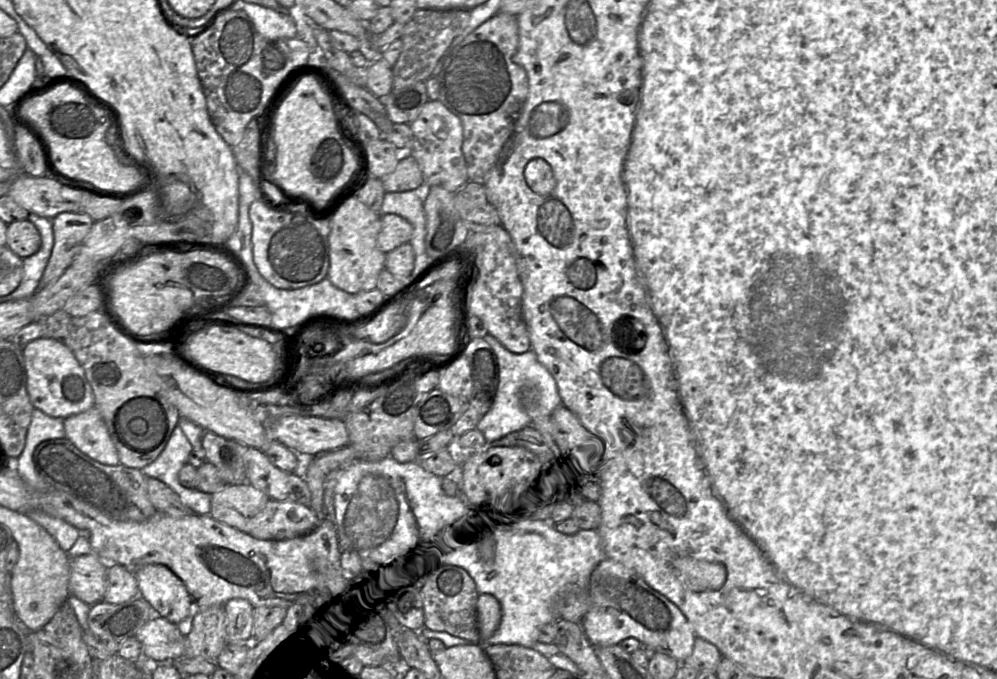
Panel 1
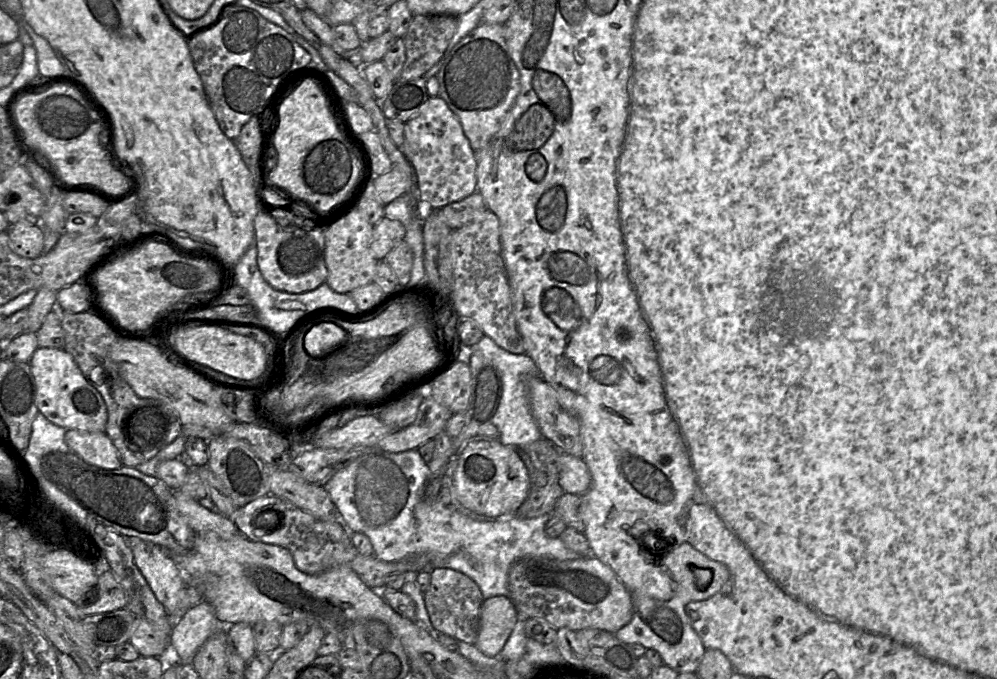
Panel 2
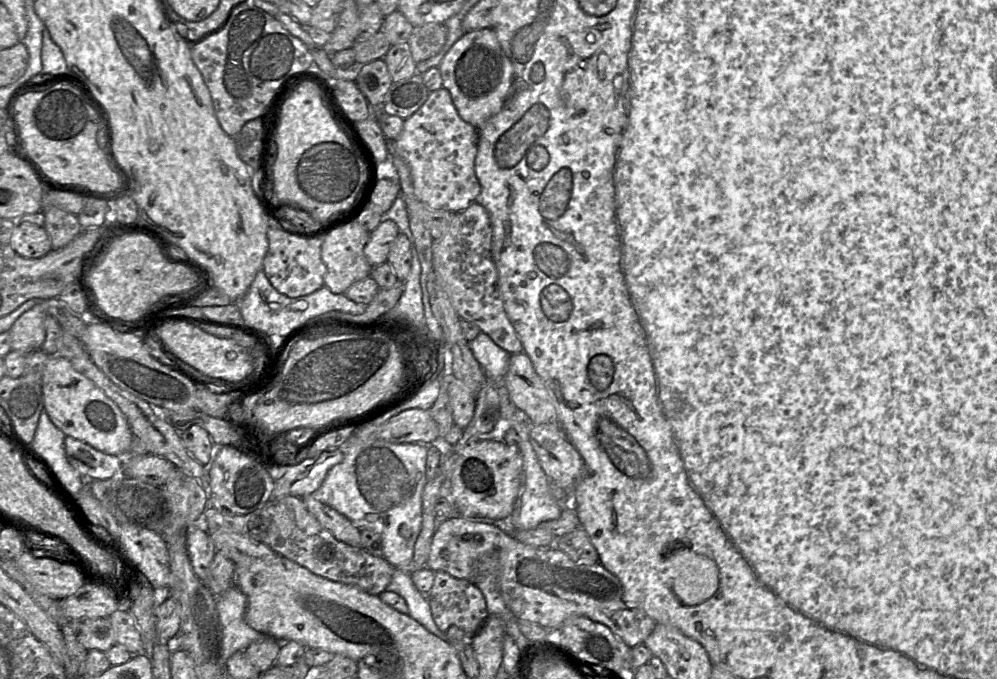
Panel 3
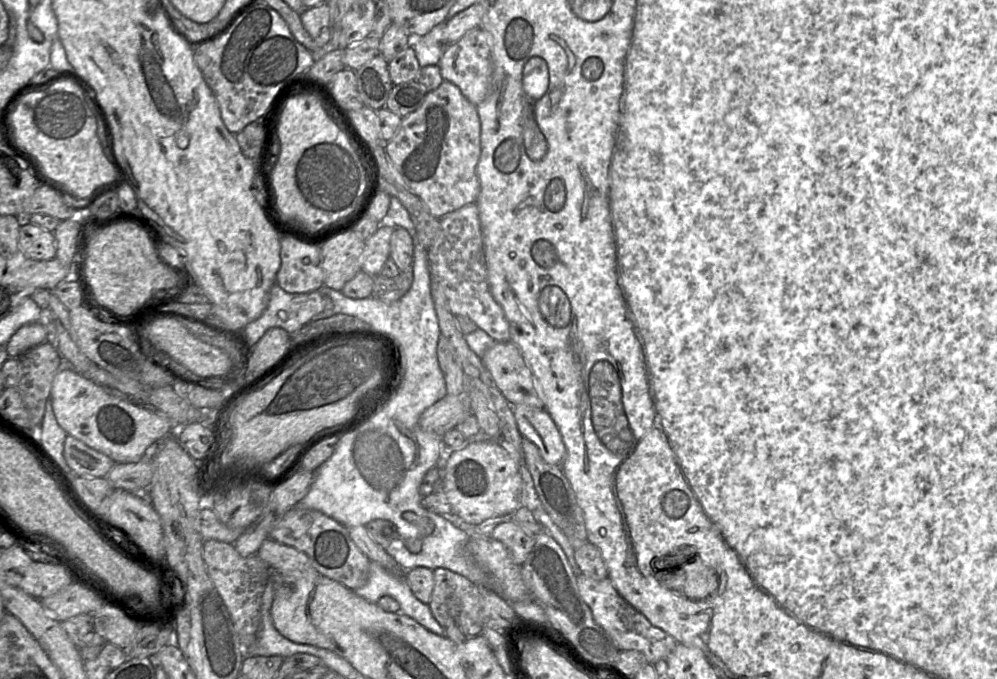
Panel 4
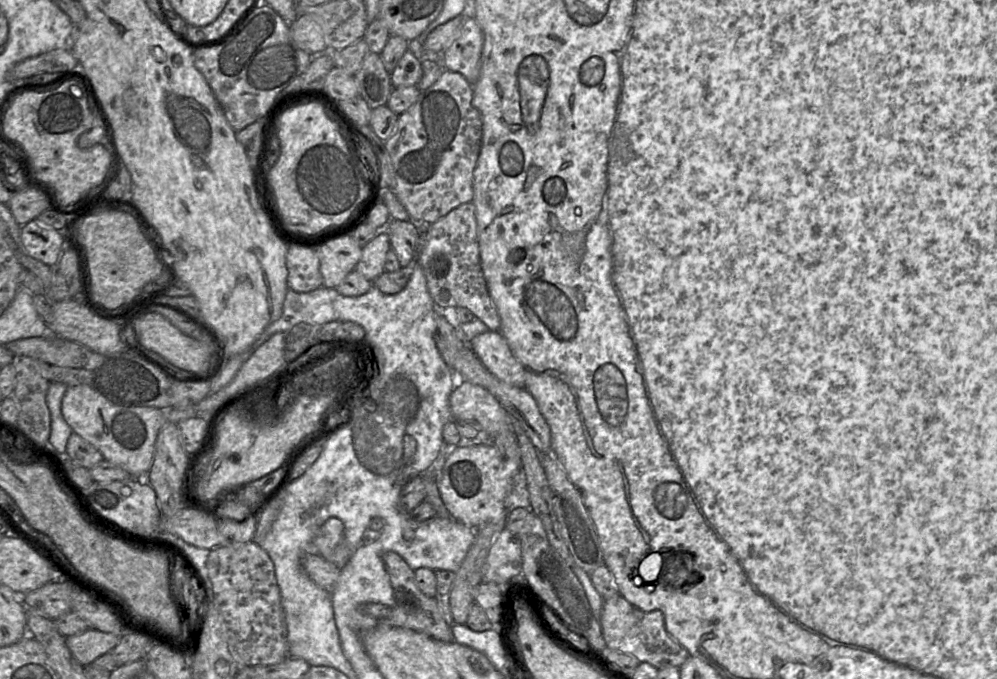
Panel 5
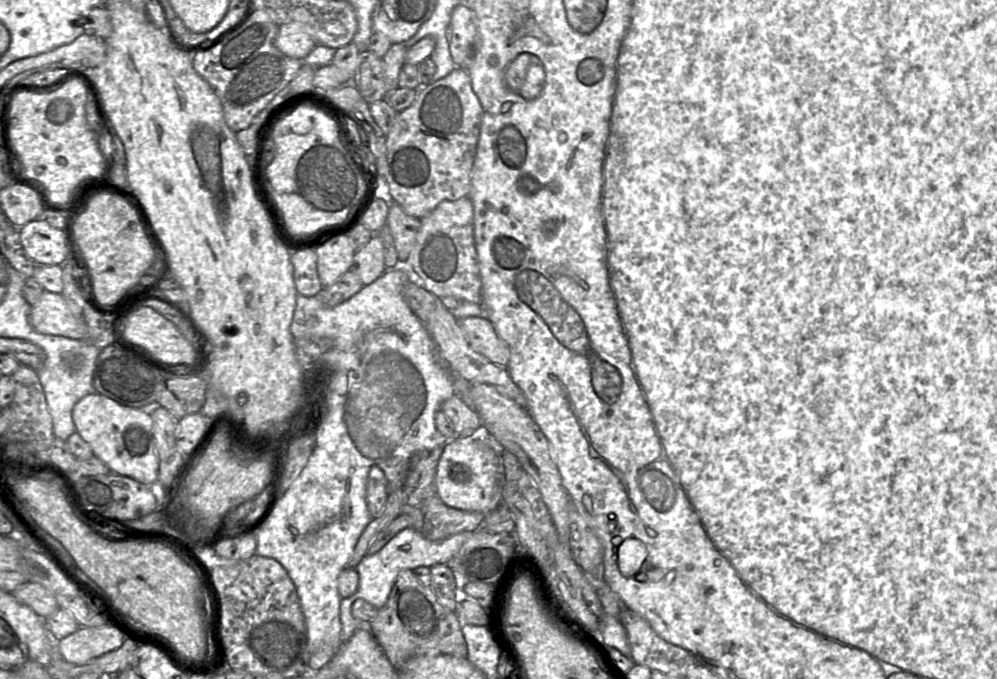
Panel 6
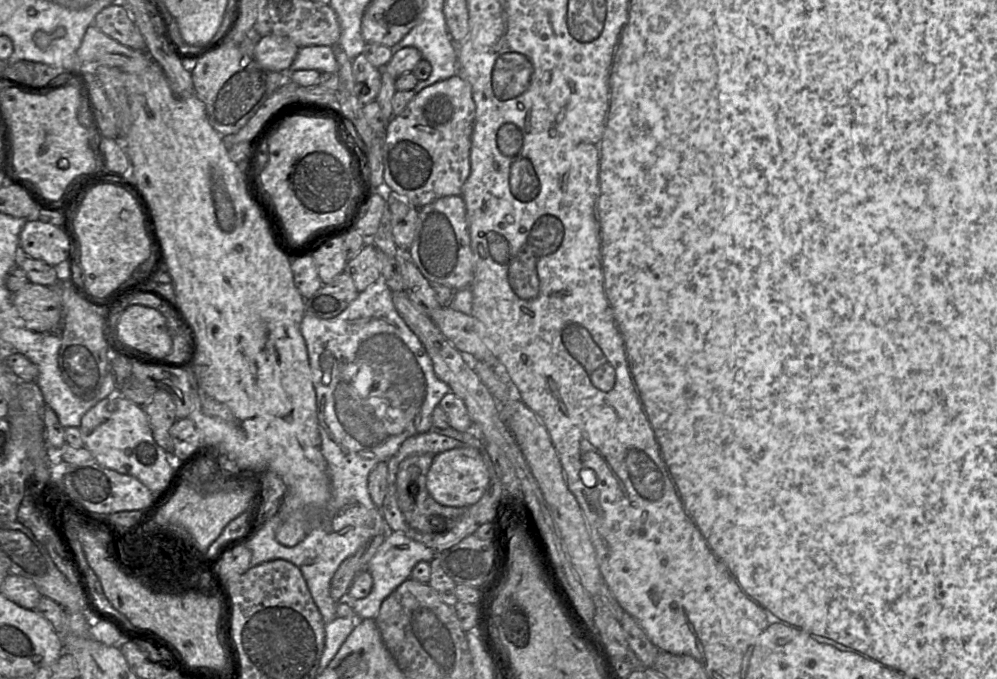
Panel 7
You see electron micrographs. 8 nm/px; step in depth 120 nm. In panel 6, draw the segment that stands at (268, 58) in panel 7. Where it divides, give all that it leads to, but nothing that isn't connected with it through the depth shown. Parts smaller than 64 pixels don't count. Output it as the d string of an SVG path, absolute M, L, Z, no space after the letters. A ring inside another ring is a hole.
M291 22L279 26L275 46L286 56L303 60L316 45L302 23Z

